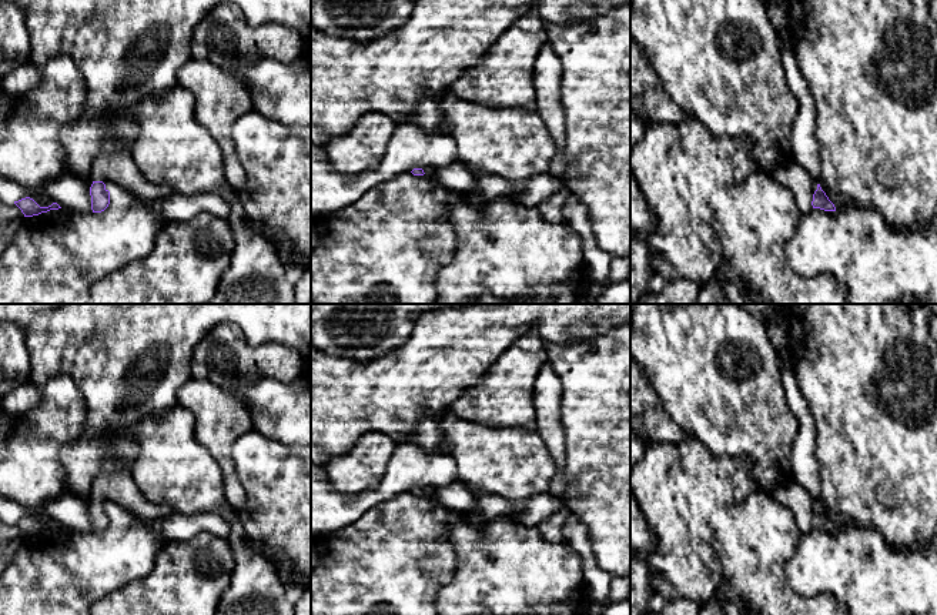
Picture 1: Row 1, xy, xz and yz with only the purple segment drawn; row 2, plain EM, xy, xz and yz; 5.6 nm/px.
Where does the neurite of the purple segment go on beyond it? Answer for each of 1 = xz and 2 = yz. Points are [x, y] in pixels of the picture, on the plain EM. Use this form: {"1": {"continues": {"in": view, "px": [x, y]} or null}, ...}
{"1": {"continues": {"in": "xz", "px": [457, 497]}}, "2": {"continues": null}}

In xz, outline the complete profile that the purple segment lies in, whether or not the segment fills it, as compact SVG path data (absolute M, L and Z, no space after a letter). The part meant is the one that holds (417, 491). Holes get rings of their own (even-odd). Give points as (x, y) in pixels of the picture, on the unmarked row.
M454 481L445 487L431 487L426 489L414 488L411 492L414 495L432 495L449 511L479 511L488 521L492 521L496 517L513 517L519 524L523 524L529 528L536 528L556 509L553 498L546 492L535 495L528 502L526 508L518 514L508 499L486 492L482 492L476 498L473 492L459 481Z

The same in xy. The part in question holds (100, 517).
M114 458L101 462L100 475L93 482L90 507L93 532L104 531L110 524L107 505L120 505L133 515L157 519L173 514L168 505L148 502L134 482L131 471Z

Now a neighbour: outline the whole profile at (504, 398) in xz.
M531 328L489 365L478 385L465 391L442 412L422 414L416 430L402 444L429 454L446 454L439 422L448 412L485 427L538 431L533 388L548 360L545 345L539 330Z

